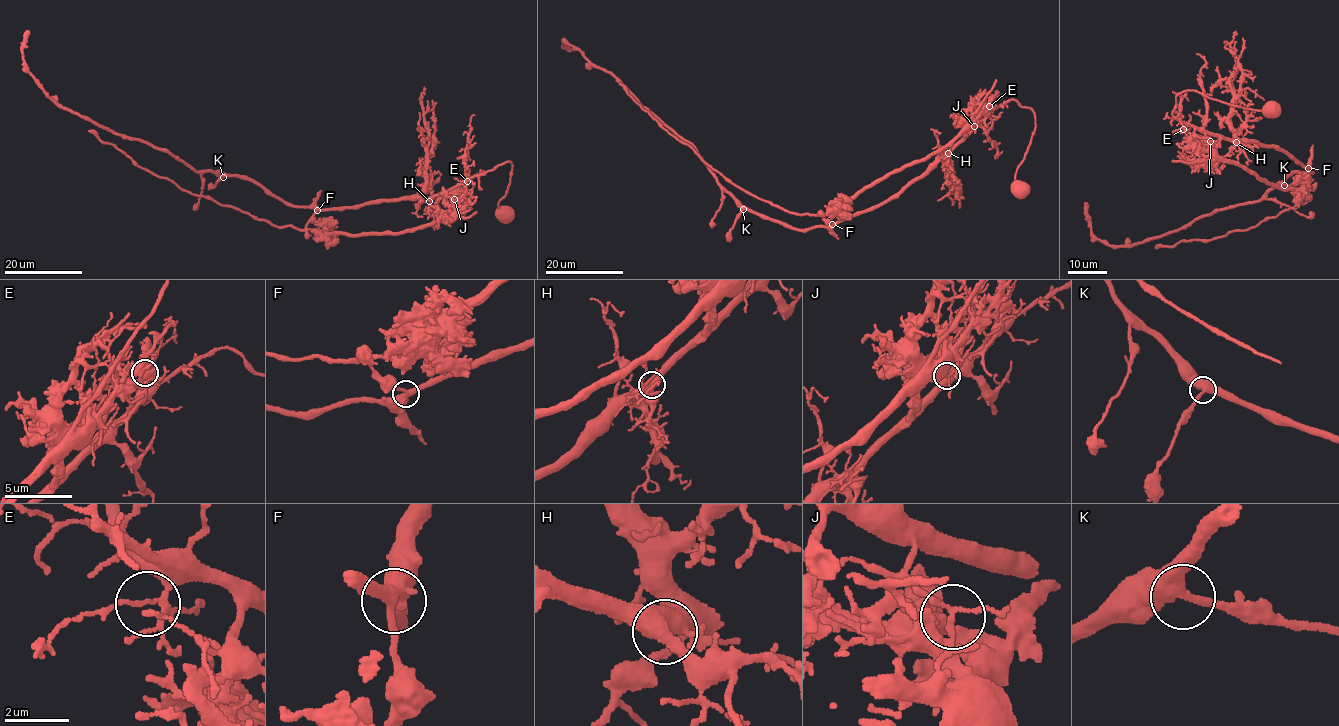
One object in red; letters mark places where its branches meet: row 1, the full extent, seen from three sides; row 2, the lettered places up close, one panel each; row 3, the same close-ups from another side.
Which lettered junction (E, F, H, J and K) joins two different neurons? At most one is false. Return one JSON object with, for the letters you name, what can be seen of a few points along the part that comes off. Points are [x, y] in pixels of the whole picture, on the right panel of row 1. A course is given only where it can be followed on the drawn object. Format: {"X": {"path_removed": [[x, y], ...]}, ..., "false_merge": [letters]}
{"J": {"path_removed": [[1210, 142], [1218, 156], [1264, 182], [1296, 193], [1307, 188], [1306, 202], [1225, 236], [1156, 248]]}, "false_merge": ["J"]}

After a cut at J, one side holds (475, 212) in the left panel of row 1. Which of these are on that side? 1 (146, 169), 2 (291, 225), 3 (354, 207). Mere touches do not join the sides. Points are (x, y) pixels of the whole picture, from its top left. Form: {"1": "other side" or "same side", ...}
{"1": "same side", "2": "same side", "3": "other side"}

